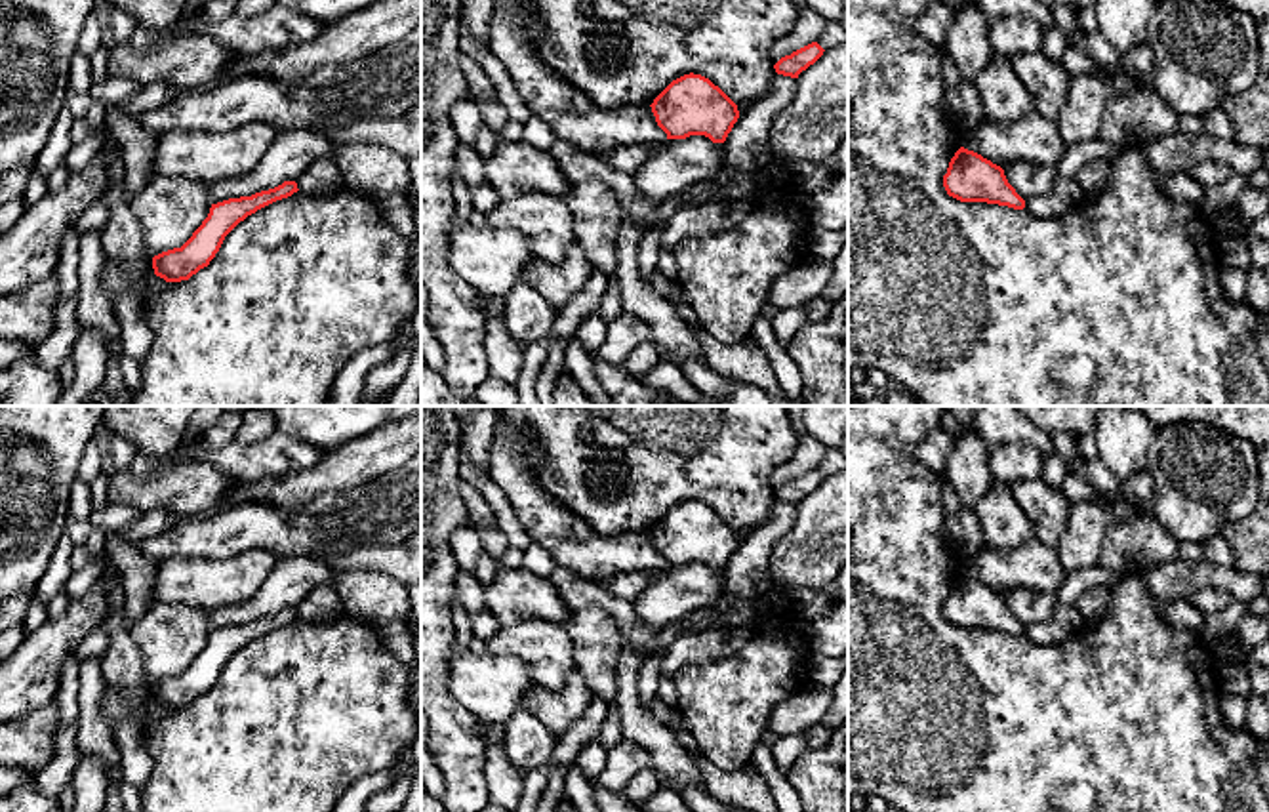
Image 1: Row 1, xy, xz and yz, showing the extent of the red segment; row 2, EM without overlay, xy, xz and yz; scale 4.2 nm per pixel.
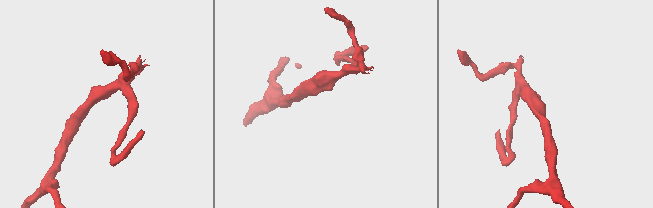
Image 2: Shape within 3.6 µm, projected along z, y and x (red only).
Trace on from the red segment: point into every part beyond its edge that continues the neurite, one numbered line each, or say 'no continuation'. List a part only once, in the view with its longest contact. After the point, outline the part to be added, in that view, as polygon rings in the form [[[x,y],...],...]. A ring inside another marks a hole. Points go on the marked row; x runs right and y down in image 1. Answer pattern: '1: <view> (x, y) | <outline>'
no continuation

